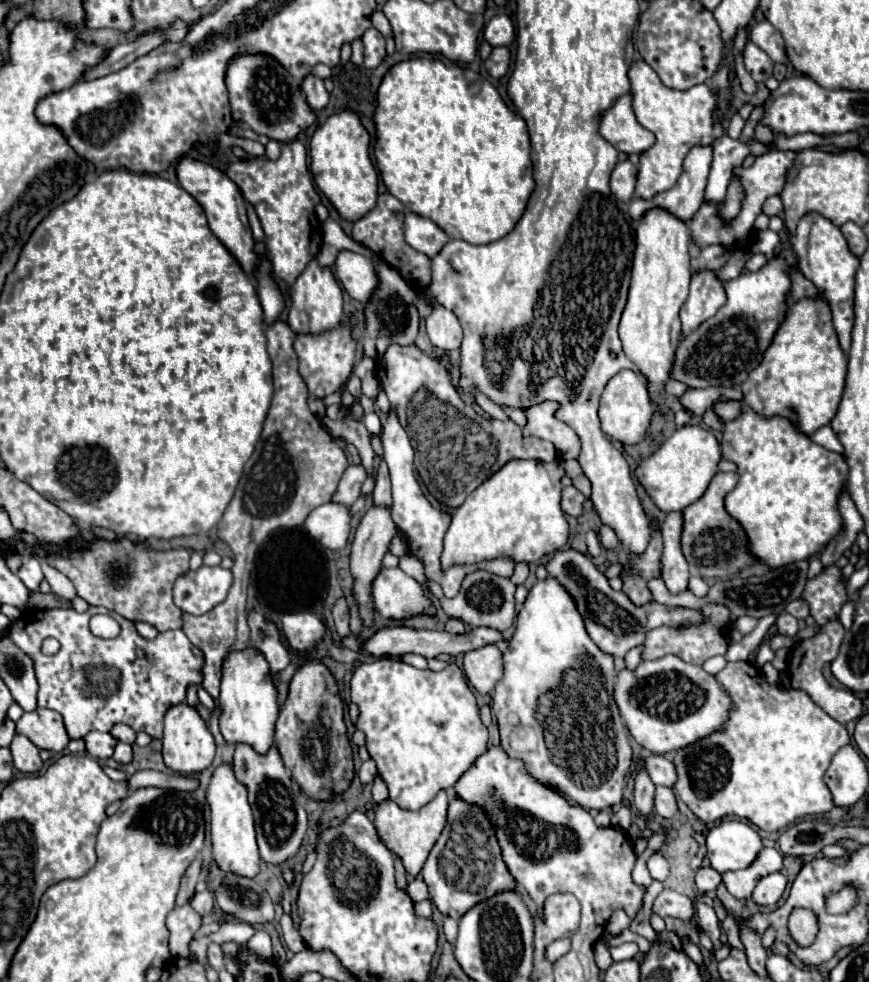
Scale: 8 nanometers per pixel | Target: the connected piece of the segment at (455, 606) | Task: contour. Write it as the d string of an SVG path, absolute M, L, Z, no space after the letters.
M406 554L400 558L400 568L410 574L414 580L418 580L422 586L428 588L428 592L432 596L436 596L440 600L440 606L442 610L450 616L450 618L458 618L466 624L470 624L472 628L478 628L478 626L488 626L488 628L496 628L500 632L508 630L512 624L514 624L514 618L516 618L516 608L514 608L514 592L516 592L516 584L510 580L510 578L502 578L502 576L496 576L492 572L486 572L486 570L476 570L472 574L468 574L462 582L462 588L460 592L452 598L452 600L446 600L442 596L442 588L436 584L436 582L428 582L424 578L424 566L420 560L416 560L414 556Z

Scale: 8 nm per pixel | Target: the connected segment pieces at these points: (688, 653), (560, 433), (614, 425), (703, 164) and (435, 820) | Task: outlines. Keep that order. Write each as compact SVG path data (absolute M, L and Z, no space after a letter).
M704 604L700 608L700 612L702 612L704 620L698 626L688 626L688 628L660 626L656 630L650 630L642 644L642 660L658 660L666 654L674 654L688 664L704 664L712 656L718 656L718 654L724 656L728 650L728 636L726 636L724 628L732 622L730 610L722 604Z
M542 402L534 408L524 410L524 414L528 418L528 424L524 428L524 436L538 436L538 438L552 442L564 460L578 458L580 440L568 424L560 422L554 416L554 408L558 408L558 404Z
M620 370L616 376L612 376L602 392L600 398L600 422L602 422L602 430L606 436L610 436L612 440L620 442L620 444L638 444L640 440L646 438L648 428L650 428L650 420L652 420L654 408L650 404L650 396L646 392L646 382L632 370Z
M694 146L690 150L690 154L686 156L686 160L684 160L684 172L678 178L676 186L670 188L670 190L666 190L666 192L656 194L650 200L644 200L644 198L634 196L632 202L630 202L630 216L634 220L640 220L648 210L662 208L662 210L674 214L676 218L680 218L682 222L690 222L694 218L694 214L698 212L700 204L702 204L702 196L704 196L704 188L706 188L706 176L710 172L710 160L712 160L712 146Z
M440 790L434 800L430 800L426 806L422 806L416 812L398 808L398 804L394 804L390 798L376 806L376 818L374 818L376 830L378 830L380 838L384 840L384 844L394 854L398 854L402 858L404 868L410 876L418 876L418 872L422 870L422 866L430 854L430 848L436 844L436 840L446 824L446 808L448 808L448 792L446 790Z

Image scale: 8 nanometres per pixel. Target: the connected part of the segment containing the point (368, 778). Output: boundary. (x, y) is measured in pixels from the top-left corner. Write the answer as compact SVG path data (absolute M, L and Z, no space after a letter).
M366 760L364 764L362 764L362 768L360 768L360 772L358 772L358 776L360 776L360 780L366 784L366 782L372 782L374 780L374 776L376 776L376 764L374 764L374 760Z

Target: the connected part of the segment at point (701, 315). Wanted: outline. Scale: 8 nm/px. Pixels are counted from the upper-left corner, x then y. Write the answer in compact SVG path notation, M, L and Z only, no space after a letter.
M698 270L692 272L690 294L680 308L682 336L694 332L704 320L714 316L718 308L726 302L724 282L716 276L714 270Z

